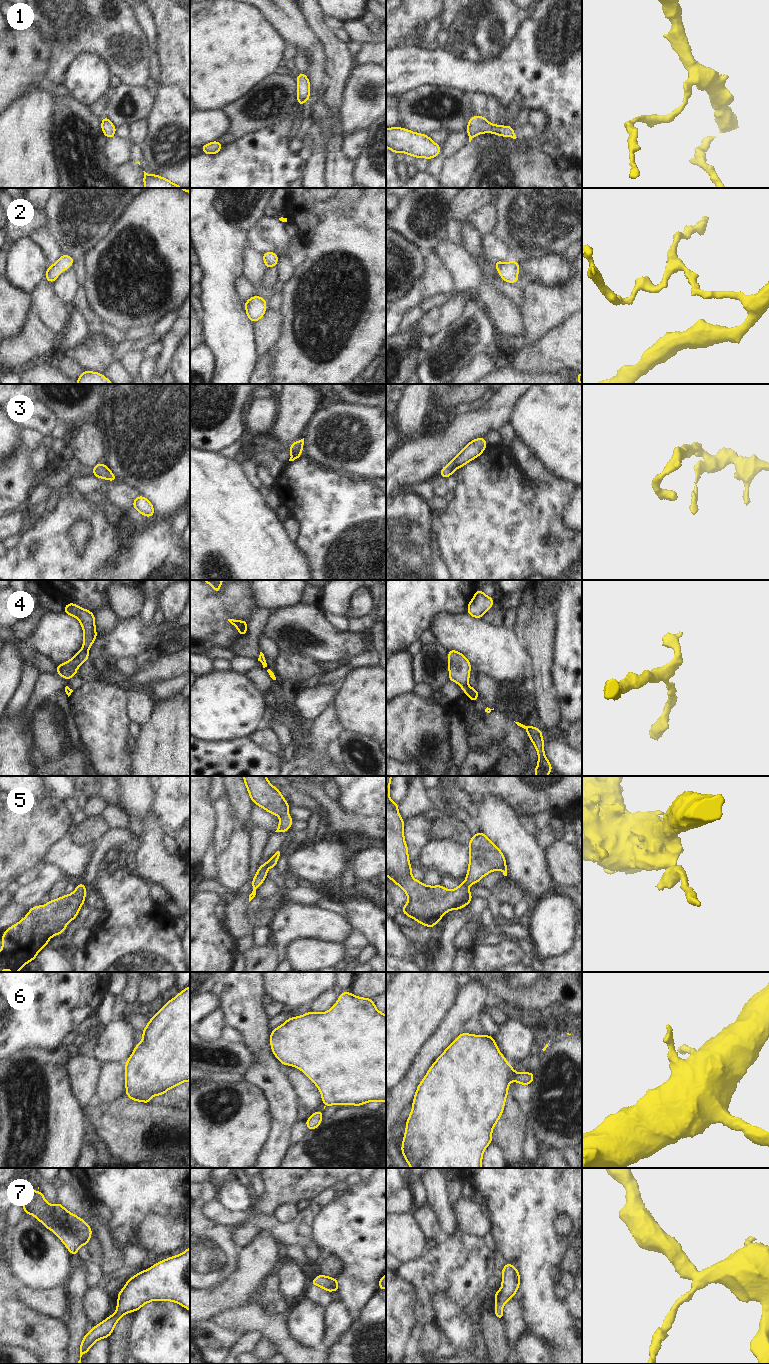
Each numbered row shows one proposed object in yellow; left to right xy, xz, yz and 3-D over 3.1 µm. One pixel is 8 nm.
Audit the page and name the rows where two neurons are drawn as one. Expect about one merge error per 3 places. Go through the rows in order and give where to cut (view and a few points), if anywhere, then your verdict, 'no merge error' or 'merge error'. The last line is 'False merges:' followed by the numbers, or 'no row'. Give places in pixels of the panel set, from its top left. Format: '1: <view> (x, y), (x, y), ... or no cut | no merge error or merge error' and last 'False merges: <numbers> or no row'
1: no cut | no merge error
2: no cut | no merge error
3: no cut | no merge error
4: no cut | no merge error
5: no cut | no merge error
6: no cut | no merge error
7: no cut | no merge error
False merges: no row

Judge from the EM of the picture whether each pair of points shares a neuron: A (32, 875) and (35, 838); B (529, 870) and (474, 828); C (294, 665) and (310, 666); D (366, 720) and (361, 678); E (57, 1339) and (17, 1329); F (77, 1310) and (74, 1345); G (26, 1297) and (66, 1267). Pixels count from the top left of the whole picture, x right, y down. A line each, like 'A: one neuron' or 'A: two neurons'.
A: two neurons
B: two neurons
C: one neuron
D: one neuron
E: one neuron
F: one neuron
G: two neurons

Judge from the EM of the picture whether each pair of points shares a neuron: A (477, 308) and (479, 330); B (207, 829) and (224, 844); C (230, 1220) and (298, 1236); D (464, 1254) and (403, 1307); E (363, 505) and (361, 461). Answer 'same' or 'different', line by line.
A: same
B: different
C: same
D: different
E: different

